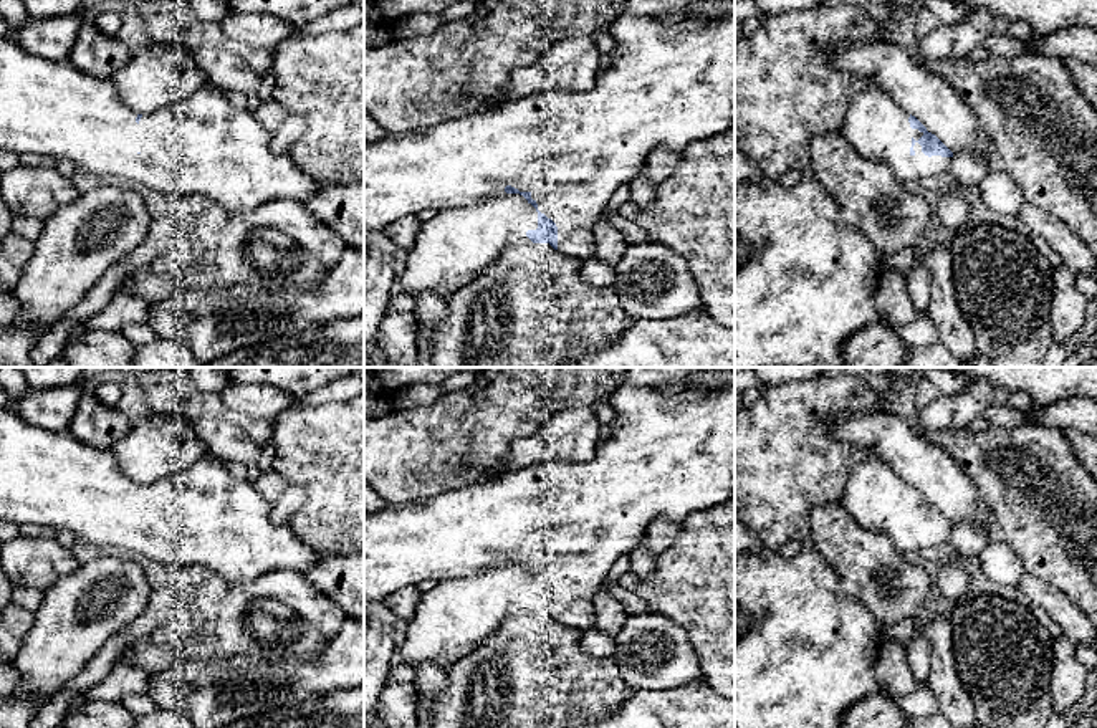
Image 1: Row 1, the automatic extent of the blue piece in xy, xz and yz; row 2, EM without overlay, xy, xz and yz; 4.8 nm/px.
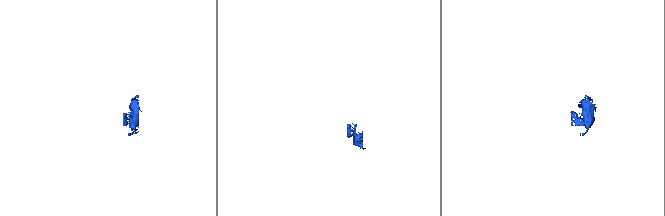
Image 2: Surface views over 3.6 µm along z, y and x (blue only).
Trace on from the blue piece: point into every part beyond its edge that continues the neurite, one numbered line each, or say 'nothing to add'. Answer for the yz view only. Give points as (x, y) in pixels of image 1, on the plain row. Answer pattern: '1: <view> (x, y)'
1: yz (876, 497)

